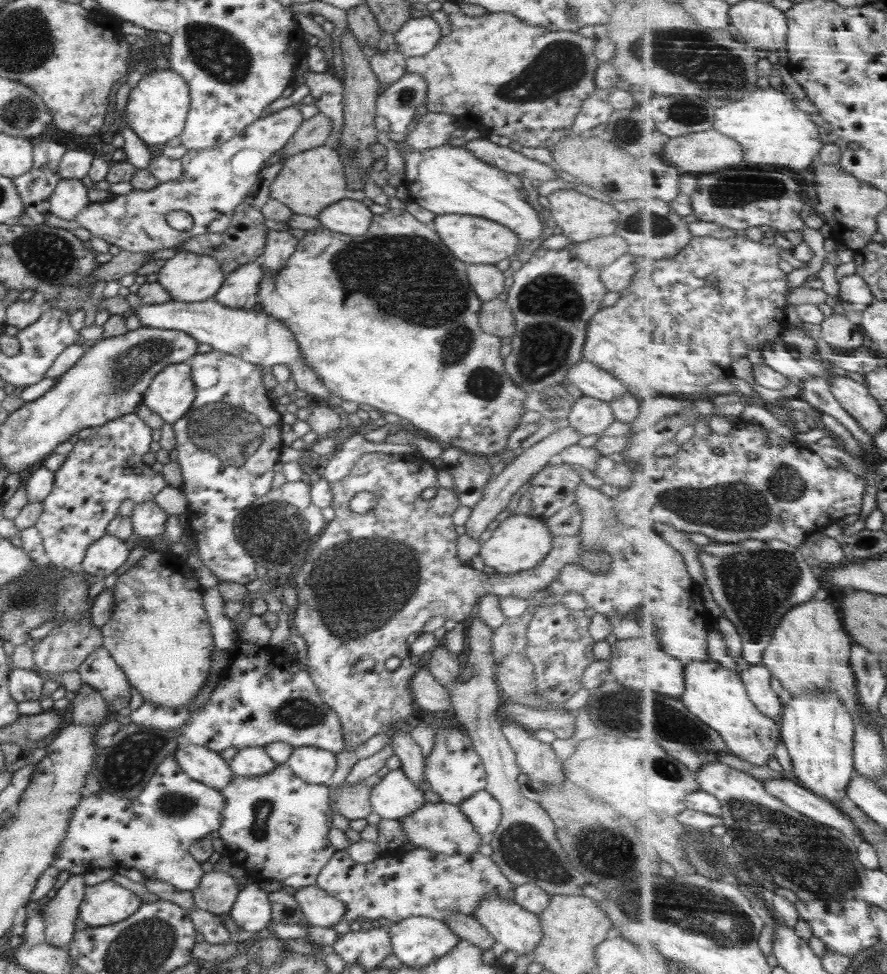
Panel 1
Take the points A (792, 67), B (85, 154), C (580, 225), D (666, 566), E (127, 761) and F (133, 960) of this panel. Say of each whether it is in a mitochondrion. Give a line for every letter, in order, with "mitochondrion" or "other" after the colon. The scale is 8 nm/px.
A: other
B: other
C: other
D: other
E: mitochondrion
F: mitochondrion

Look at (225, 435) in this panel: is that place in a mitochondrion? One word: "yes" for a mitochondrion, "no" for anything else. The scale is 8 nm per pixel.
yes

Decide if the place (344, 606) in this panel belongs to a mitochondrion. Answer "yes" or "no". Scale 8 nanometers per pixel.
yes

